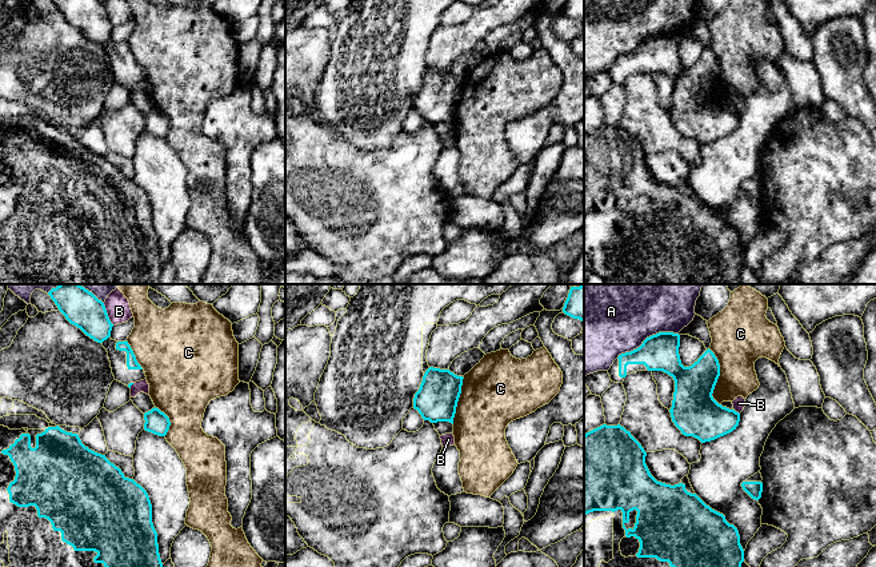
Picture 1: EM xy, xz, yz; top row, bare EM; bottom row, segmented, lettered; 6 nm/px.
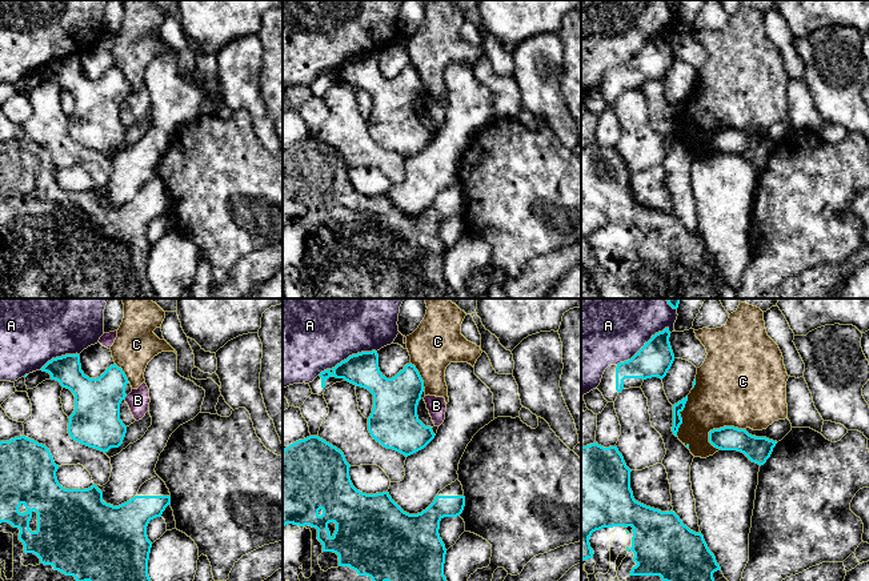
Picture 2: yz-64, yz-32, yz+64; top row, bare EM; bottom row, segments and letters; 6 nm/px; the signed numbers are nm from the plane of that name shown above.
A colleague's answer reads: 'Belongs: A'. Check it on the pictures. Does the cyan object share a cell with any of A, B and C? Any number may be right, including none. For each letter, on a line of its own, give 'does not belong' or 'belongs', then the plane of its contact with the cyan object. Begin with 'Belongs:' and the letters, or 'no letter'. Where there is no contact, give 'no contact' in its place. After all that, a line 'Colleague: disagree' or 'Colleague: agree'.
Belongs: no letter
A: does not belong; contact in yz
B: does not belong; contact in xy
C: does not belong; contact in yz
Colleague: disagree

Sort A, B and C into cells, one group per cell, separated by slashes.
A / B / C

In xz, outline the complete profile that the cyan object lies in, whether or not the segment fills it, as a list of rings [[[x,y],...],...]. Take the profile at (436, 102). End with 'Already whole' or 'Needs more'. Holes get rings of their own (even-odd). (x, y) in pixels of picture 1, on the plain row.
[[[429,68],[413,99],[413,109],[431,124],[449,123],[453,125],[457,103],[461,95],[463,77],[449,71]]]. Already whole

